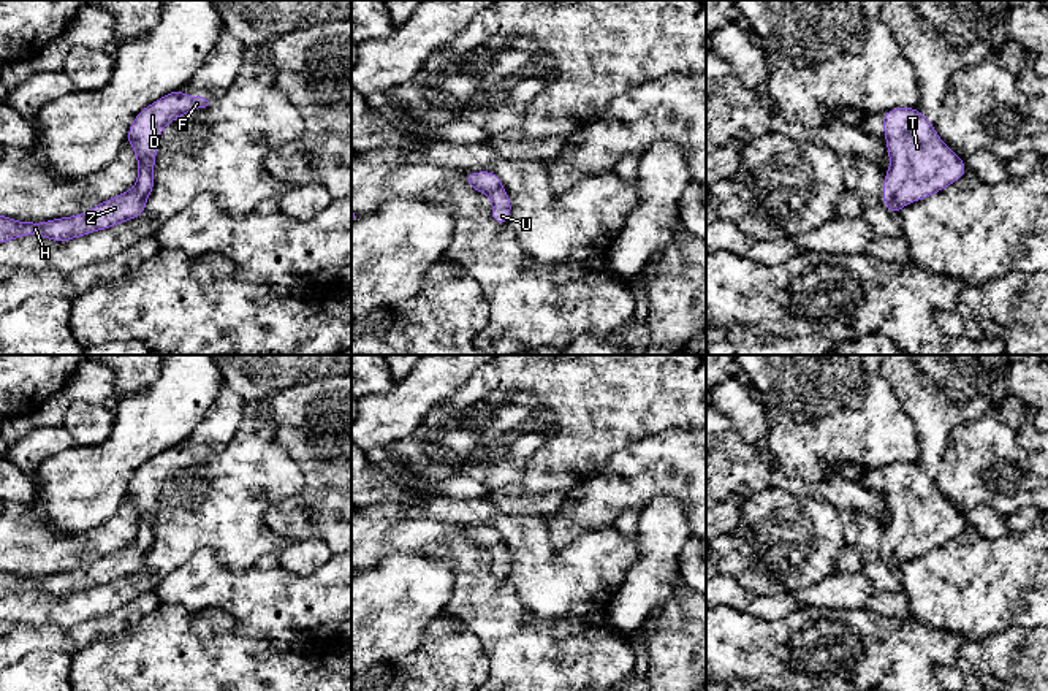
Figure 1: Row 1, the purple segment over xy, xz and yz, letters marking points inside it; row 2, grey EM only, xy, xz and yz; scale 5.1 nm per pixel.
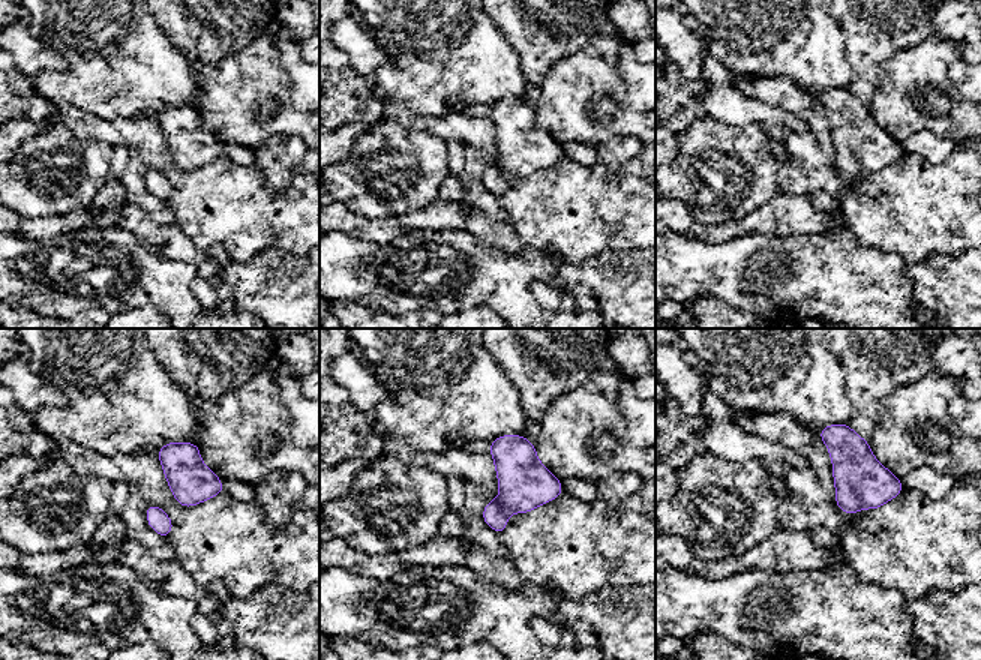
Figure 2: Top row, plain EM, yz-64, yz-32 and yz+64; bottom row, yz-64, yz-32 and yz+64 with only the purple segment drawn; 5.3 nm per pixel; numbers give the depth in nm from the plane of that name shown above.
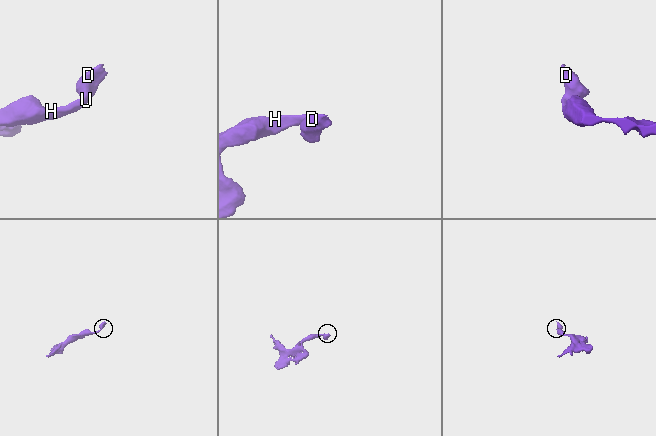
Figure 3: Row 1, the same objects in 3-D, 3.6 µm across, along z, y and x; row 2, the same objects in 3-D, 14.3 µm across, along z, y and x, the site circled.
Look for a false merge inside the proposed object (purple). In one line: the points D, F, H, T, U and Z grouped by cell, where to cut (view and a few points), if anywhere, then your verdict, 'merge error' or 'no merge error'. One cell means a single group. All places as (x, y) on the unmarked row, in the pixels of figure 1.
groups D F H T U Z; cut none; no merge error

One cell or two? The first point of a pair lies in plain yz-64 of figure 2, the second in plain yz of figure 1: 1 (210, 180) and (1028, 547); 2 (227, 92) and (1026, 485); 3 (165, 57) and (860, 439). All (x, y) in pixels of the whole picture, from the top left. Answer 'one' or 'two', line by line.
1: one
2: one
3: one

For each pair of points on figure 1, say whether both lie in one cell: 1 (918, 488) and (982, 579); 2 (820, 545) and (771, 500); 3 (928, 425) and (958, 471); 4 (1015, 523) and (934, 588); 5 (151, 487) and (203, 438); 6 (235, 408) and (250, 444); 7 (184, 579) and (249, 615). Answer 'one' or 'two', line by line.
1: two
2: one
3: two
4: two
5: one
6: two
7: one

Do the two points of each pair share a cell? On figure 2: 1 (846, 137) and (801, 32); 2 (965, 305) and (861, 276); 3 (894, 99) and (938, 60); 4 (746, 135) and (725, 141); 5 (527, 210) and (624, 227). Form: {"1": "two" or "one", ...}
{"1": "two", "2": "two", "3": "one", "4": "one", "5": "one"}

